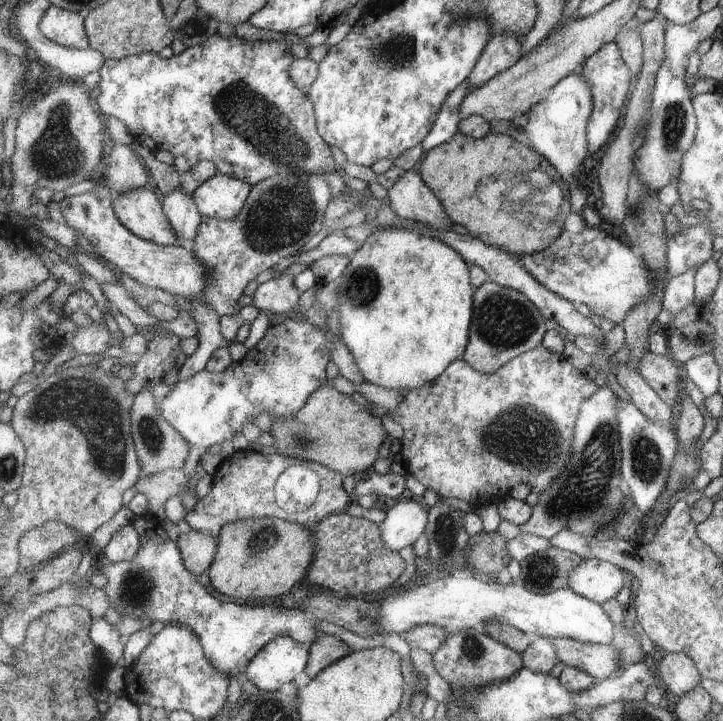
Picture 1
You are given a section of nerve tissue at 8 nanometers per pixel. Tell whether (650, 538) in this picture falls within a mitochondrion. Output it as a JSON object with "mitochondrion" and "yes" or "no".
{"mitochondrion":"no"}

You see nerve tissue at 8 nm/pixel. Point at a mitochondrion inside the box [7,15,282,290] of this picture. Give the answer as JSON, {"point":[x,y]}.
{"point":[51,150]}

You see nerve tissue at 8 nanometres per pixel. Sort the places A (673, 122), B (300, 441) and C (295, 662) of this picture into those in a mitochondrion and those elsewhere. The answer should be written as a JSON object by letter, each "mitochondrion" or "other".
{"A":"mitochondrion","B":"mitochondrion","C":"other"}

